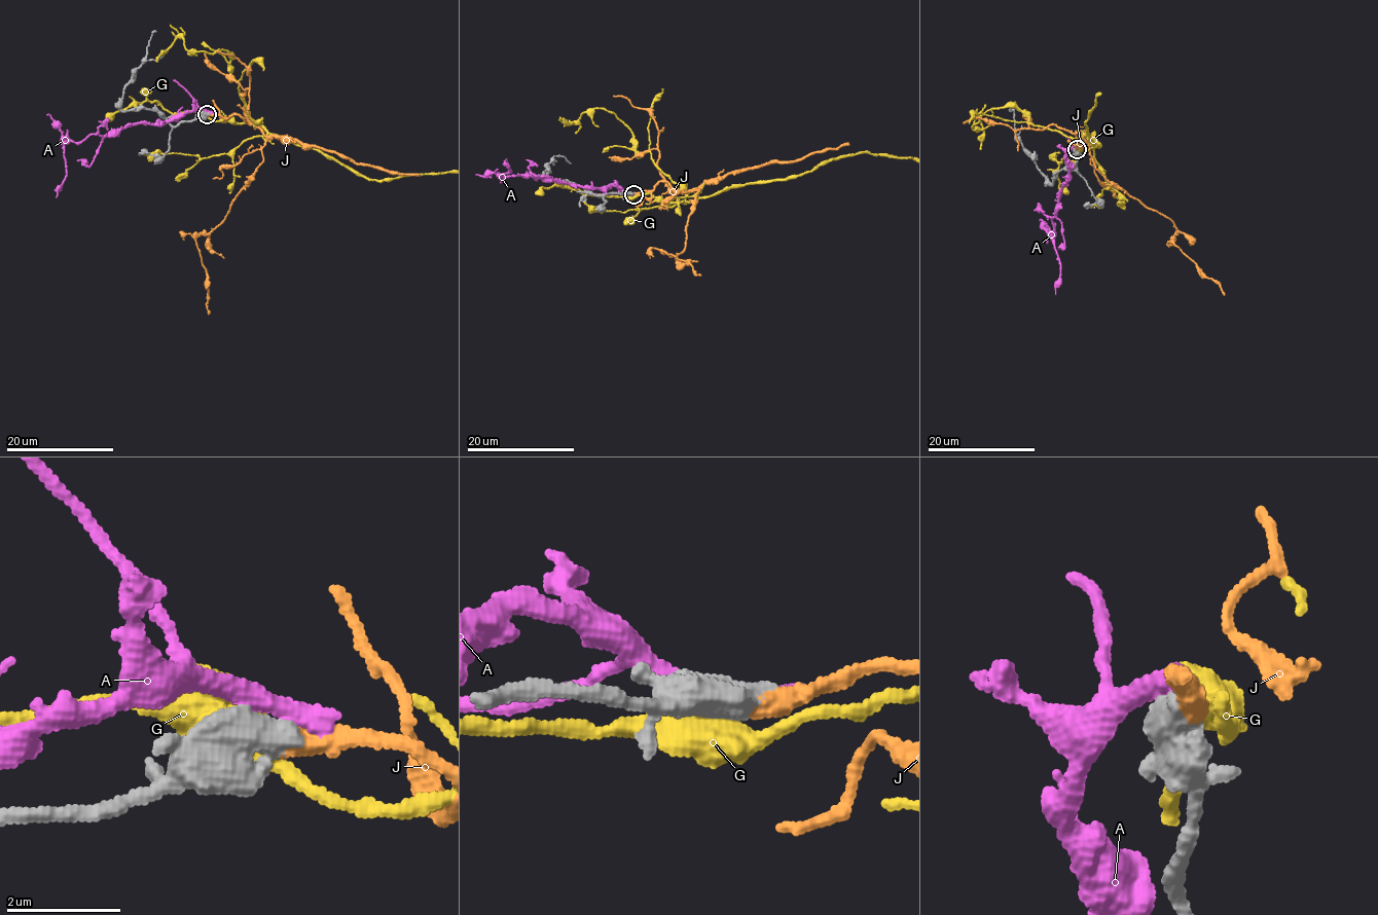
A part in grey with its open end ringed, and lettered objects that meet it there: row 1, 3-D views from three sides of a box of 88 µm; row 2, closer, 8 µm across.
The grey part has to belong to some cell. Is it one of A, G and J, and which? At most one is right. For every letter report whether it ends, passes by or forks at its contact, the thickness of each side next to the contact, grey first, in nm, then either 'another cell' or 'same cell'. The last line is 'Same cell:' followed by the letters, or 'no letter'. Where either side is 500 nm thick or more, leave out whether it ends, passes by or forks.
A: 700/480 nm | another cell
G: 850/500 nm | another cell
J: 700/400 nm | same cell
Same cell: J

